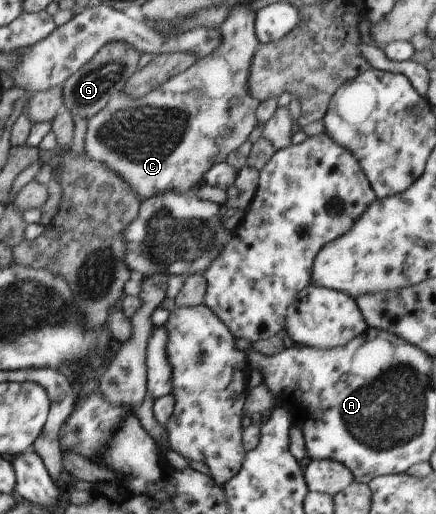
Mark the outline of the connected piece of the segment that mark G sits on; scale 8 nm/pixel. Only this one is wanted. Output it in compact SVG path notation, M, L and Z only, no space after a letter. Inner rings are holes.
M114 41L106 44L92 60L83 65L63 86L64 108L73 115L75 130L71 141L70 152L74 155L84 154L84 137L89 121L104 109L109 101L122 92L125 85L132 79L138 69L138 61L144 53L126 41Z

